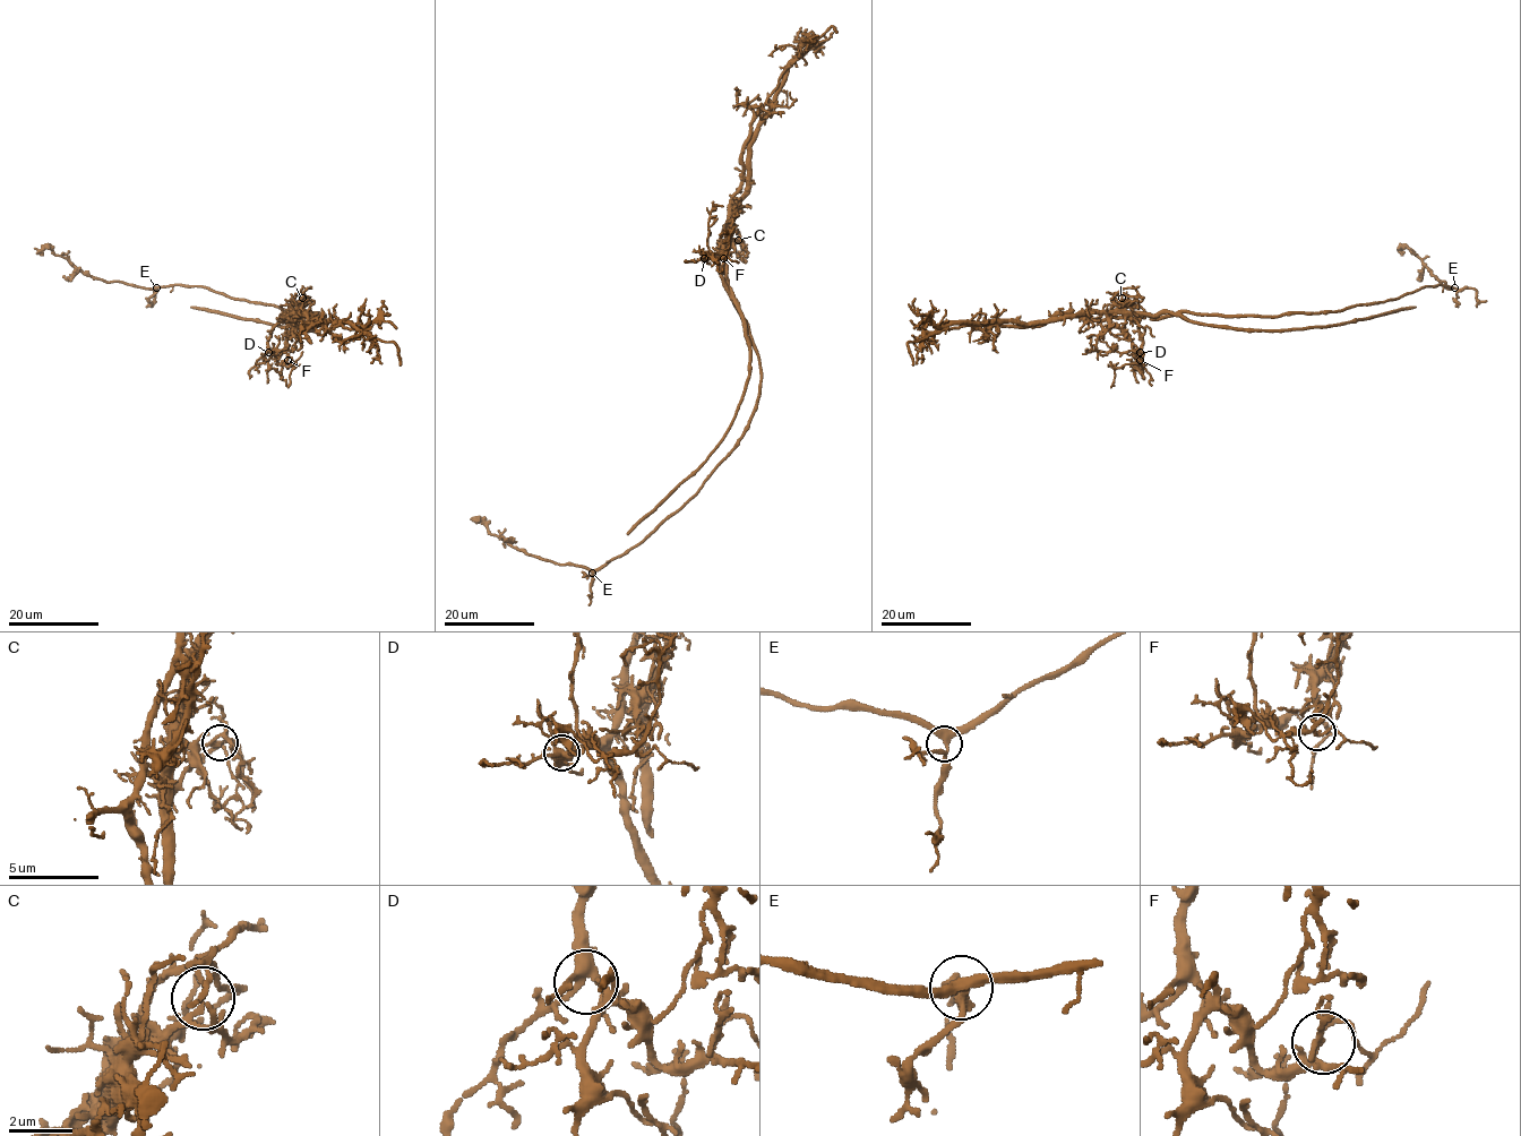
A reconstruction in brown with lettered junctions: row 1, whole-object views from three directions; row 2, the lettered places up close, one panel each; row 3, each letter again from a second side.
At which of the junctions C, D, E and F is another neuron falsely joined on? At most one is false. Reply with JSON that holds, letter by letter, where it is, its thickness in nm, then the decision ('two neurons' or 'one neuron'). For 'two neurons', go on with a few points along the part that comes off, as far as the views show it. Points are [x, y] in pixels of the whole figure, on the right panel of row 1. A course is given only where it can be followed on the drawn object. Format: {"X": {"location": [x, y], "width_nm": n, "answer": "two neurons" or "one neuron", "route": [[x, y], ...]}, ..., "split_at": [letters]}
{"C": {"location": [1122, 298], "width_nm": 120, "answer": "two neurons", "route": [[1122, 298], [1133, 319], [1185, 311], [1278, 316], [1451, 287], [1399, 248]]}, "D": {"location": [1140, 352], "width_nm": 320, "answer": "one neuron"}, "E": {"location": [1454, 287], "width_nm": 280, "answer": "one neuron"}, "F": {"location": [1140, 360], "width_nm": 170, "answer": "one neuron"}, "split_at": ["C"]}

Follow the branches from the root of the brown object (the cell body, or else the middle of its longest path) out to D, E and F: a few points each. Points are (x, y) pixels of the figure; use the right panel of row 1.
D: (1257, 316), (1186, 311), (1161, 317), (1145, 316), (1139, 323), (1140, 352)
E: (1257, 316), (1340, 311), (1357, 304), (1392, 300), (1426, 285), (1454, 287)
F: (1257, 316), (1186, 311), (1129, 313), (1123, 327), (1140, 360)

